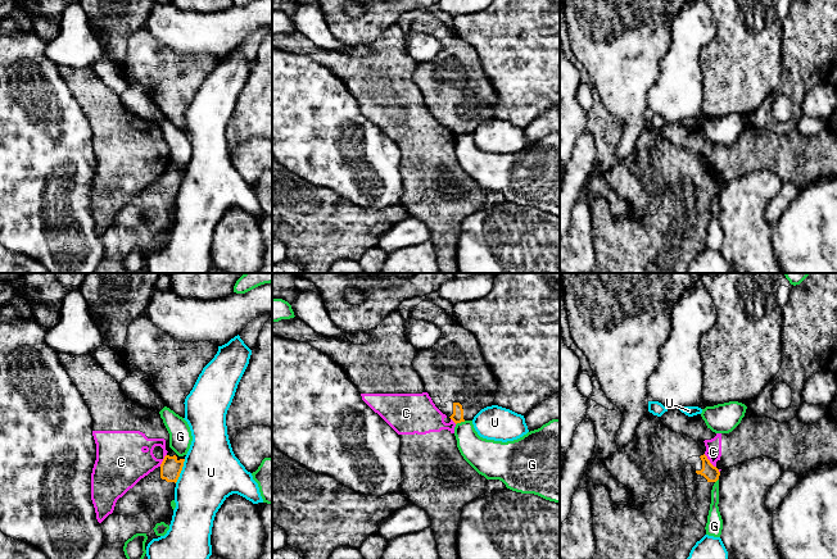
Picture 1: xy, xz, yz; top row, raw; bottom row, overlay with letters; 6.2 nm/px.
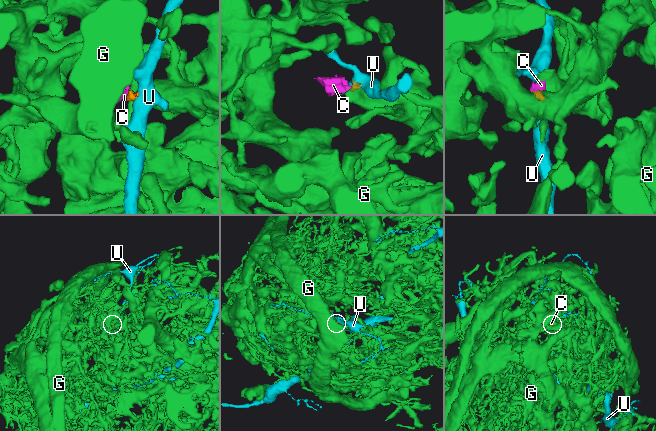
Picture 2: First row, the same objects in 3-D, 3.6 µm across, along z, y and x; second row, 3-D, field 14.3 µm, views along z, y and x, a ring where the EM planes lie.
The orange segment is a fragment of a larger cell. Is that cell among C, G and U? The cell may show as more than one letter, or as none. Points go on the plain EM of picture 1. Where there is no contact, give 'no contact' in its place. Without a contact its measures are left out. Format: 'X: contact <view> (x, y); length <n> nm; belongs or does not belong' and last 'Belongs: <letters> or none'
C: contact yz (709, 173); length 120 nm; does not belong
G: contact xz (460, 135); length 70 nm; does not belong
U: contact xy (181, 182); length 170 nm; does not belong
Belongs: none

